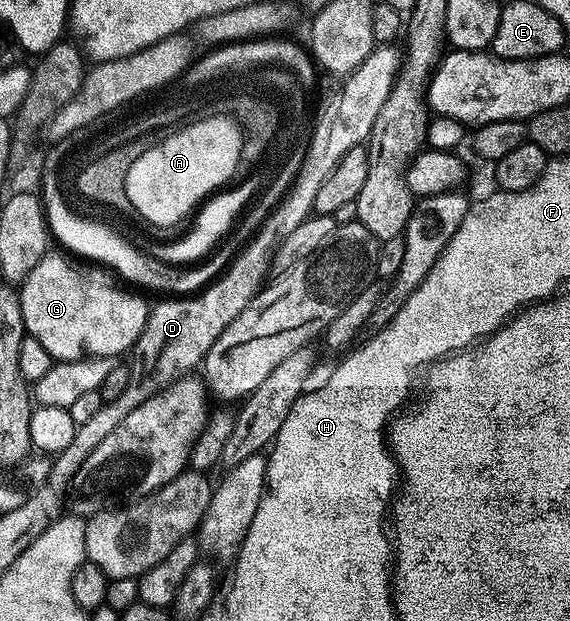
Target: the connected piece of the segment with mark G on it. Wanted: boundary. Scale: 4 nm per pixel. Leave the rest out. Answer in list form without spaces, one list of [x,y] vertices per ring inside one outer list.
[[[57,253],[44,255],[20,284],[27,335],[44,344],[51,359],[60,362],[125,355],[141,336],[151,307],[141,293],[123,288],[103,267]]]

